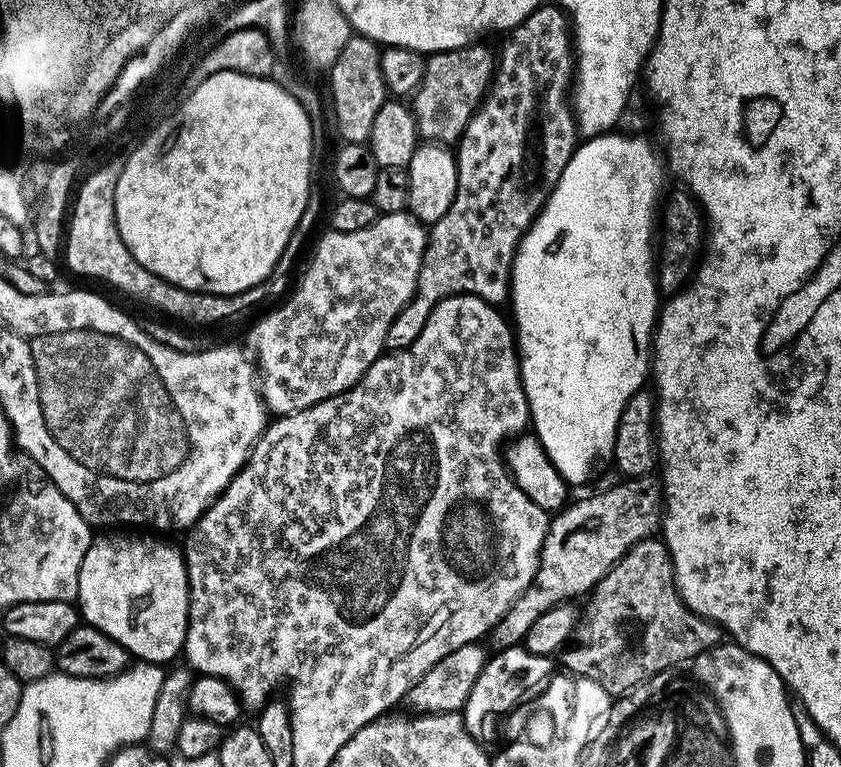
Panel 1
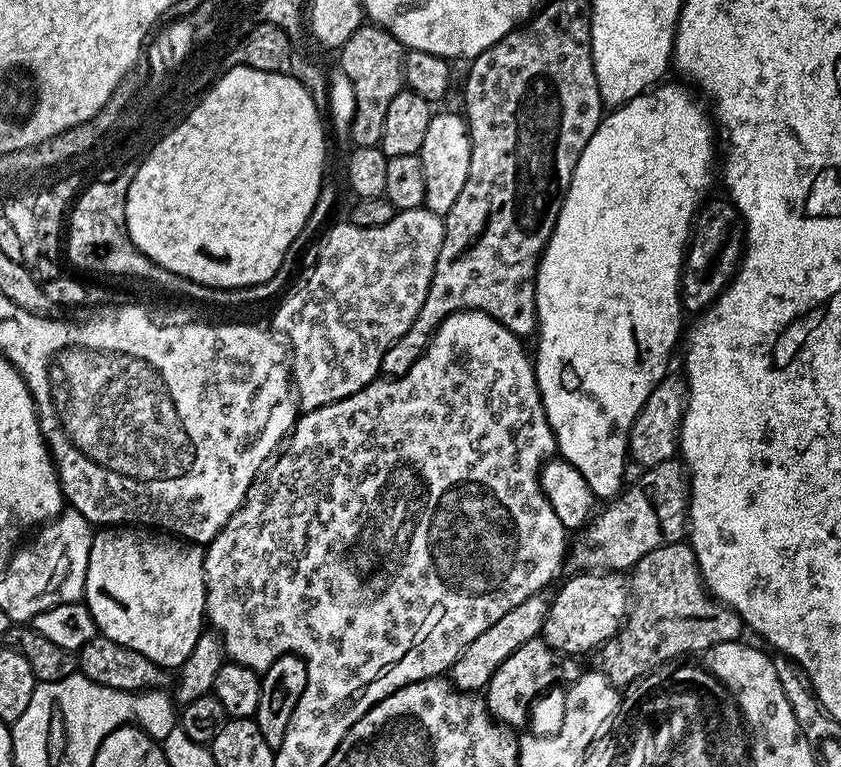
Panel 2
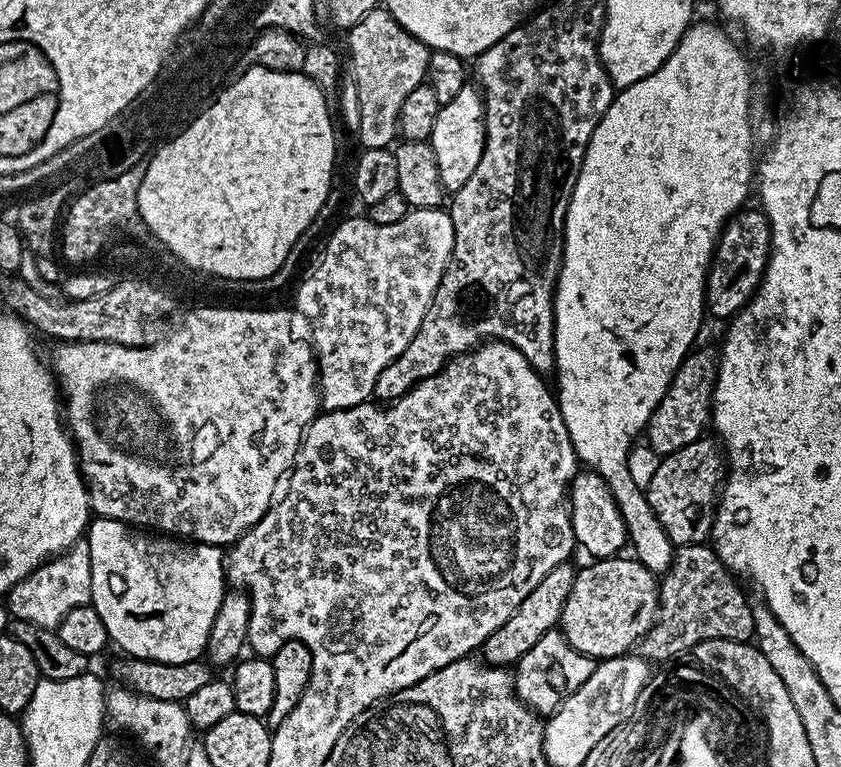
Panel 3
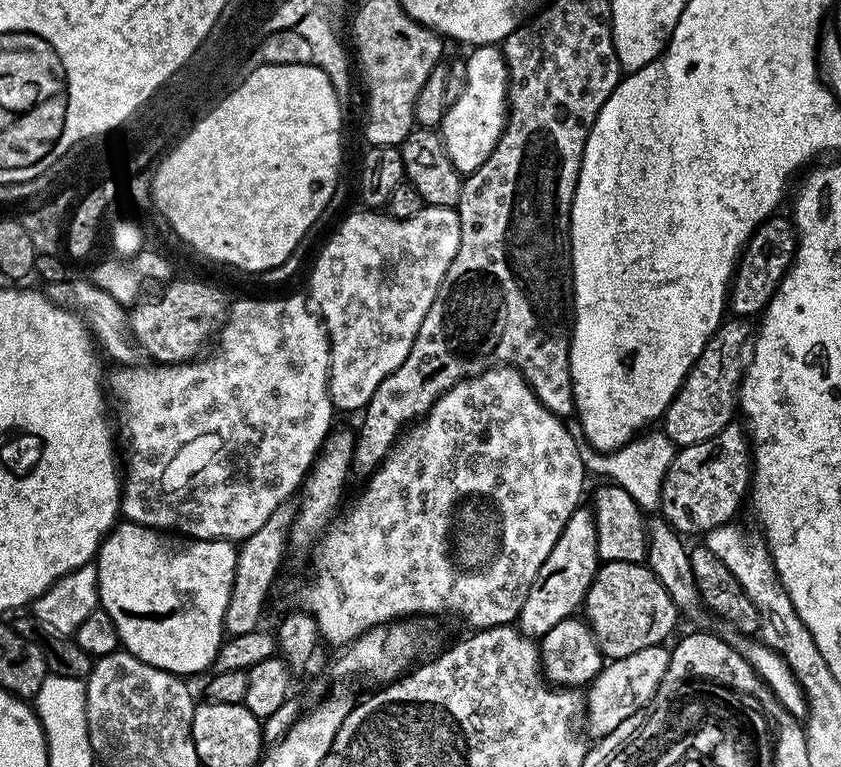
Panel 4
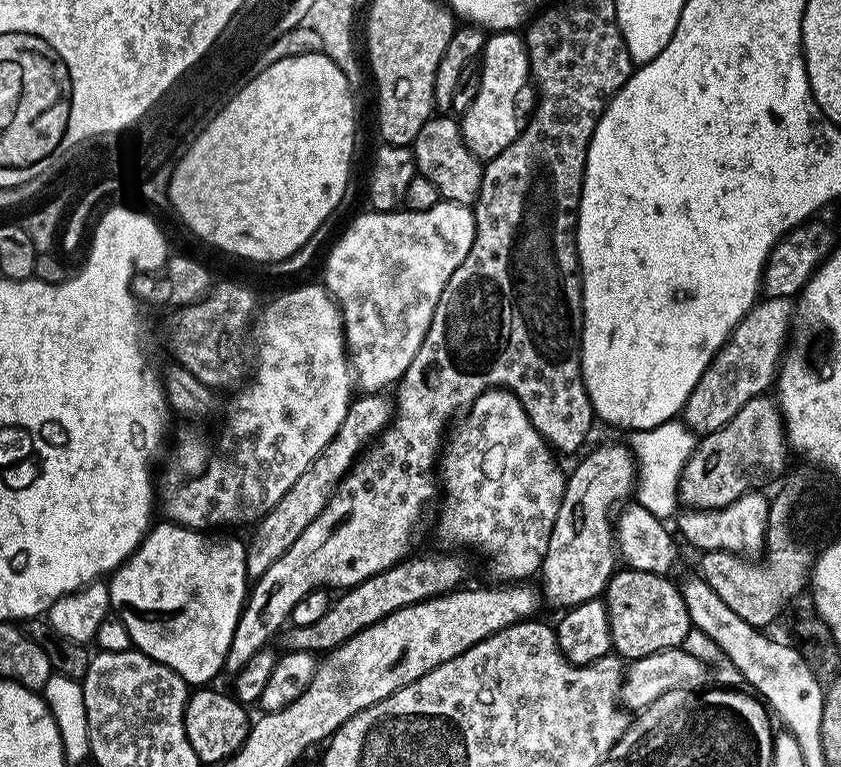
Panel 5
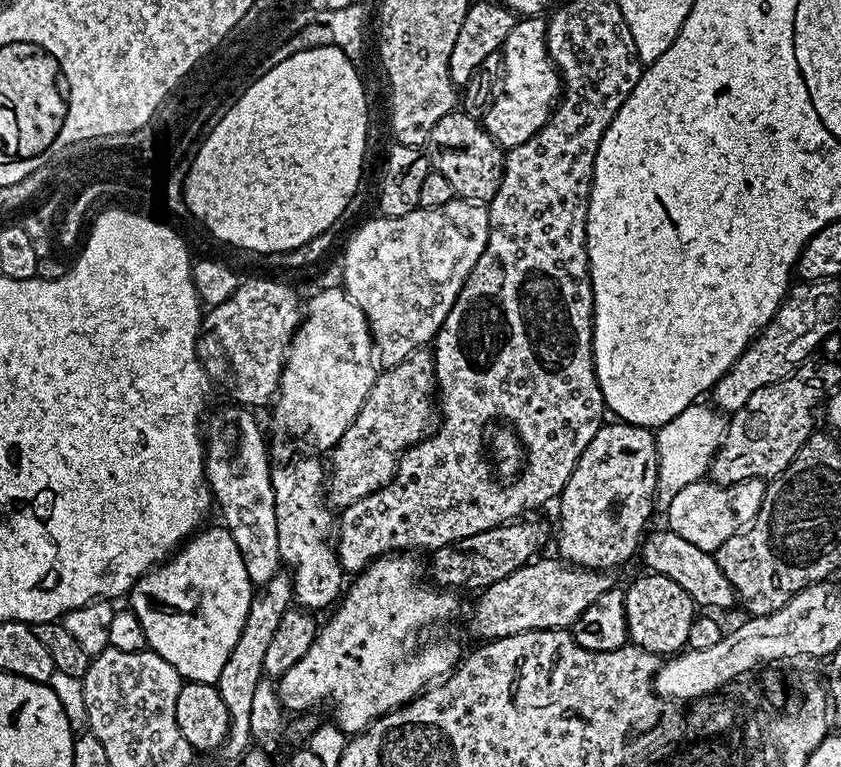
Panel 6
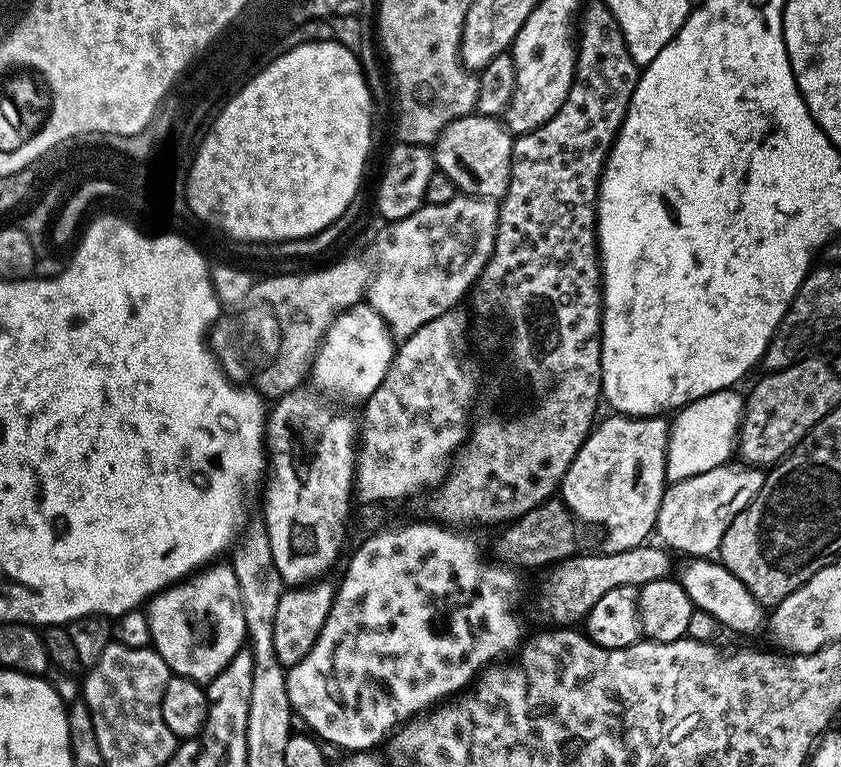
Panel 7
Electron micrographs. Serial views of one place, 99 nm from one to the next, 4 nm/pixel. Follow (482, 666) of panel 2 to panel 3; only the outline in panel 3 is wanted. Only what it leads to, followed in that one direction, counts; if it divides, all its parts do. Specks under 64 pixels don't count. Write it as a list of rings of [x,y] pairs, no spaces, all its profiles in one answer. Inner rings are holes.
[[[565,562],[554,566],[554,570],[550,570],[550,574],[546,574],[546,578],[538,582],[538,586],[530,590],[530,594],[526,594],[522,606],[516,608],[516,613],[502,626],[498,626],[498,630],[494,630],[490,638],[486,638],[482,653],[484,652],[483,659],[487,663],[493,666],[515,665],[522,654],[526,654],[526,650],[530,650],[530,646],[534,646],[534,642],[542,638],[542,634],[553,631],[559,625],[562,606],[566,606],[566,598],[570,598],[570,586],[574,586],[577,573],[577,569],[570,565],[571,563]]]

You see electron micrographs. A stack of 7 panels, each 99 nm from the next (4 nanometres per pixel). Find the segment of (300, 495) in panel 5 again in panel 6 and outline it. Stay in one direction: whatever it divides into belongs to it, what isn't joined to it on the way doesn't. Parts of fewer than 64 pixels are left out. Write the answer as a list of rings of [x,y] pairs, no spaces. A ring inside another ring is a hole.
[[[428,350],[411,352],[402,362],[385,367],[377,375],[370,394],[362,402],[362,410],[358,410],[354,422],[350,422],[342,438],[337,440],[330,449],[332,468],[330,464],[326,472],[326,496],[333,505],[337,504],[337,509],[343,510],[356,502],[358,498],[366,498],[382,486],[389,484],[392,475],[396,473],[396,464],[400,460],[401,452],[409,448],[411,444],[424,439],[433,423],[434,400],[433,397],[432,400],[428,397],[430,394],[433,395],[433,392],[434,365],[432,353]]]

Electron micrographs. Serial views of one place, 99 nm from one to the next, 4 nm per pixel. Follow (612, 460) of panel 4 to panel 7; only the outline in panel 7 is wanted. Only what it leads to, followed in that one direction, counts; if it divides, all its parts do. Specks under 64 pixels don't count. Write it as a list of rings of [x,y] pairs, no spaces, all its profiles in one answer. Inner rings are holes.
[[[723,388],[720,392],[711,392],[694,402],[685,404],[671,417],[670,429],[668,431],[668,462],[667,479],[675,482],[694,478],[694,474],[706,474],[706,470],[714,470],[718,466],[728,464],[731,456],[738,448],[738,437],[740,434],[740,419],[744,417],[743,395],[739,396],[732,388]]]

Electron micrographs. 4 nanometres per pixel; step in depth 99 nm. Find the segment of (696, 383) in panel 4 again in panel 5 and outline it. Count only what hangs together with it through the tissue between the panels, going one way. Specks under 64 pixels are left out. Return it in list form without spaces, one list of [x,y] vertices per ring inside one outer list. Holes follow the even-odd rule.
[[[786,298],[761,299],[749,312],[741,318],[738,326],[732,331],[727,342],[716,351],[716,356],[710,362],[710,366],[698,378],[698,386],[690,394],[690,398],[684,404],[682,413],[683,423],[687,424],[693,432],[701,437],[708,436],[714,430],[722,430],[750,402],[753,396],[765,395],[773,387],[778,375],[778,365],[785,355],[784,343],[788,340],[788,331],[792,328],[792,316],[794,320],[794,304]]]

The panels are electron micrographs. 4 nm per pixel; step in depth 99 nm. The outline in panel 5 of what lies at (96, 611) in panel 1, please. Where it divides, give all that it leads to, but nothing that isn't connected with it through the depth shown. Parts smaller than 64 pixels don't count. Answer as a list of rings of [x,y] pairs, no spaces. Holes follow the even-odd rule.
[[[163,523],[149,528],[135,554],[111,573],[107,586],[112,612],[118,614],[126,630],[130,630],[135,651],[178,673],[189,686],[208,686],[213,683],[212,679],[219,674],[220,668],[222,672],[225,667],[230,642],[250,591],[246,544],[243,539],[235,540],[232,536],[219,540],[216,534],[204,530]]]

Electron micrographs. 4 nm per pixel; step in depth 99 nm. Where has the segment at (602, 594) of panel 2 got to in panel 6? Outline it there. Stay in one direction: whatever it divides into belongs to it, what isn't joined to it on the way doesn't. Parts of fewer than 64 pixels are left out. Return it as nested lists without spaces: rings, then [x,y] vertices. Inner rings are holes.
[[[655,574],[643,575],[623,589],[628,639],[635,647],[654,652],[660,658],[679,653],[687,645],[690,626],[698,615],[697,605],[678,582]]]

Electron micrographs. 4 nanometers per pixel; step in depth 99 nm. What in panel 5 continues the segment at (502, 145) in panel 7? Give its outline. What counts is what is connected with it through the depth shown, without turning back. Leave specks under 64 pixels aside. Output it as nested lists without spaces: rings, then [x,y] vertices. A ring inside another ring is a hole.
[[[448,114],[433,115],[432,119],[426,122],[426,126],[418,130],[410,147],[416,159],[417,173],[430,178],[430,182],[438,186],[441,201],[449,204],[475,205],[482,186],[484,164],[468,149],[459,119]]]

